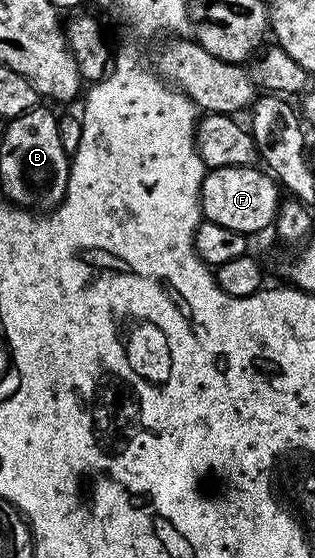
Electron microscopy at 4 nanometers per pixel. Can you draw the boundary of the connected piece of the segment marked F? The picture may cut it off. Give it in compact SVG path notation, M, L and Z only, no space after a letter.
M226 166L205 171L204 180L200 183L200 210L203 219L214 222L218 226L226 226L226 230L238 230L245 234L260 232L263 228L271 229L276 222L276 211L280 209L282 192L277 181L267 171L259 172L258 169L260 168L256 166L246 168Z

